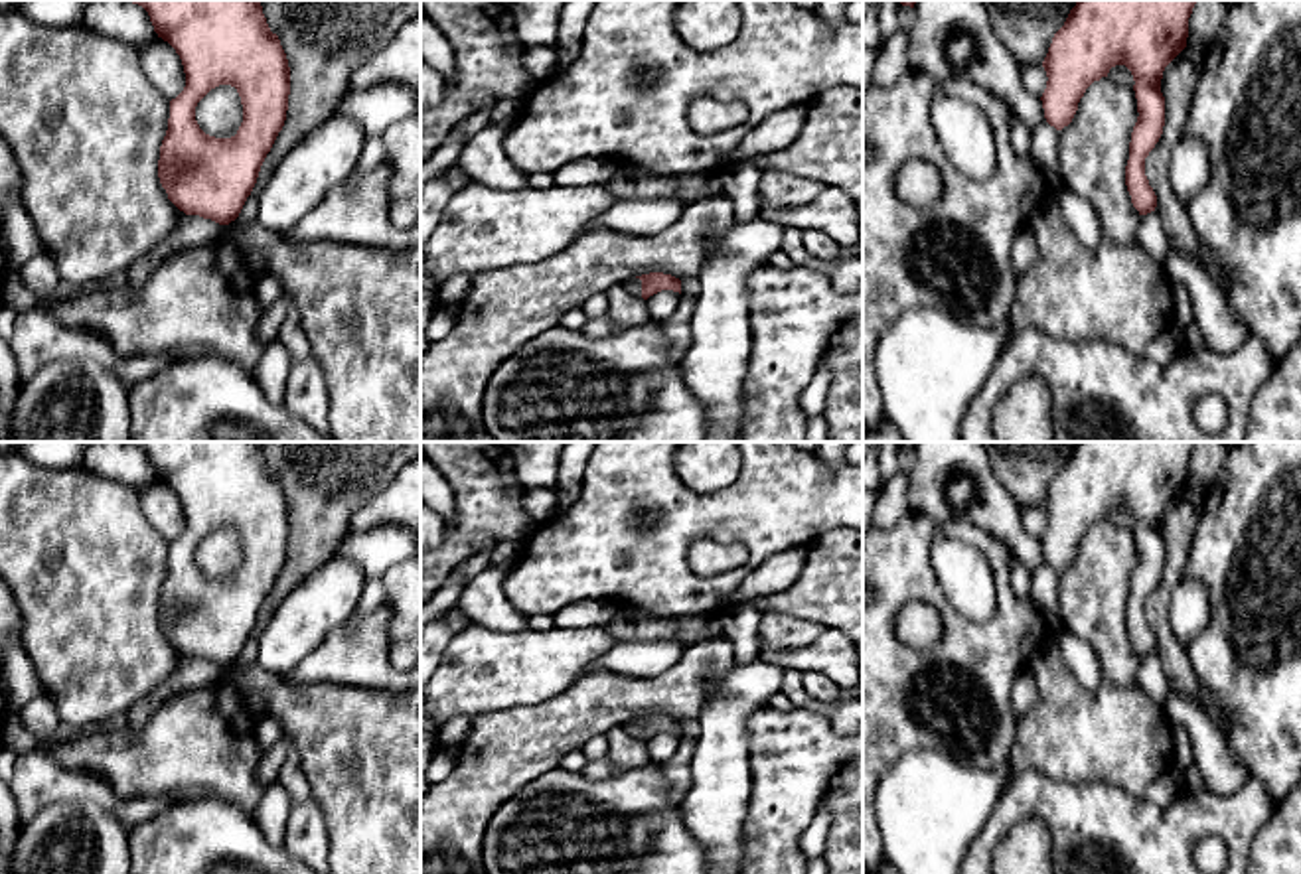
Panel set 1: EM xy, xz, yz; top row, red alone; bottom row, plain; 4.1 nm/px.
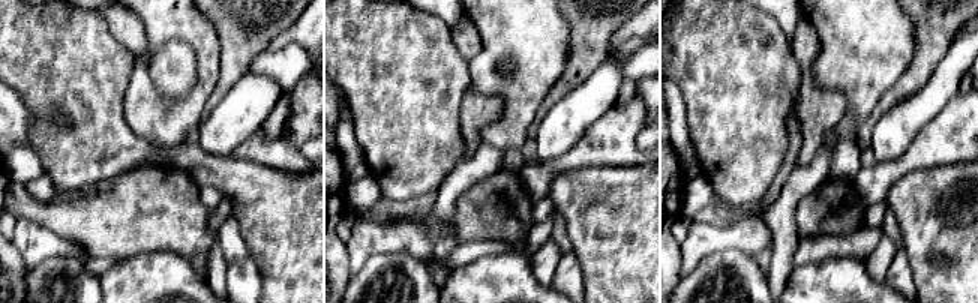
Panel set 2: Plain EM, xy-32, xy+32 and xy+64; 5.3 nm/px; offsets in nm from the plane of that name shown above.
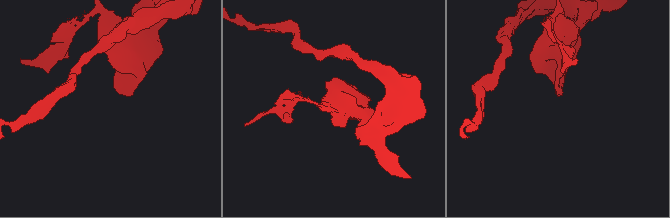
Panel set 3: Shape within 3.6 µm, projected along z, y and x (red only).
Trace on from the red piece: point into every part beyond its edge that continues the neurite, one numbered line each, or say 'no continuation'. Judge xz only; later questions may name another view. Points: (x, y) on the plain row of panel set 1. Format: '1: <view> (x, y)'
no continuation

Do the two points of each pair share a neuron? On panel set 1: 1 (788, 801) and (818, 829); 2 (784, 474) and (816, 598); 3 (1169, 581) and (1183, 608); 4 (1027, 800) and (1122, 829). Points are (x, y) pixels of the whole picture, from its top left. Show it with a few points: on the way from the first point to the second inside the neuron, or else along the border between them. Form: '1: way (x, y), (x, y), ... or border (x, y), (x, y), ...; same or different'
1: border (820, 803), (800, 839), (802, 853); different
2: border (841, 525), (824, 531), (806, 545); different
3: border (1183, 579), (1169, 606), (1173, 634); different
4: way (1051, 803), (1069, 809), (1098, 829); same

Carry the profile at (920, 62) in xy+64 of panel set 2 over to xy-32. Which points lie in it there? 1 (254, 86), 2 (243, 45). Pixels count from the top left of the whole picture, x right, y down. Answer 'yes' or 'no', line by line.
1: no
2: yes

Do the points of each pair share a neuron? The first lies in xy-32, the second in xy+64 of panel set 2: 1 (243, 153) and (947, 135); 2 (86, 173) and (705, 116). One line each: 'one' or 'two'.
1: one
2: one

